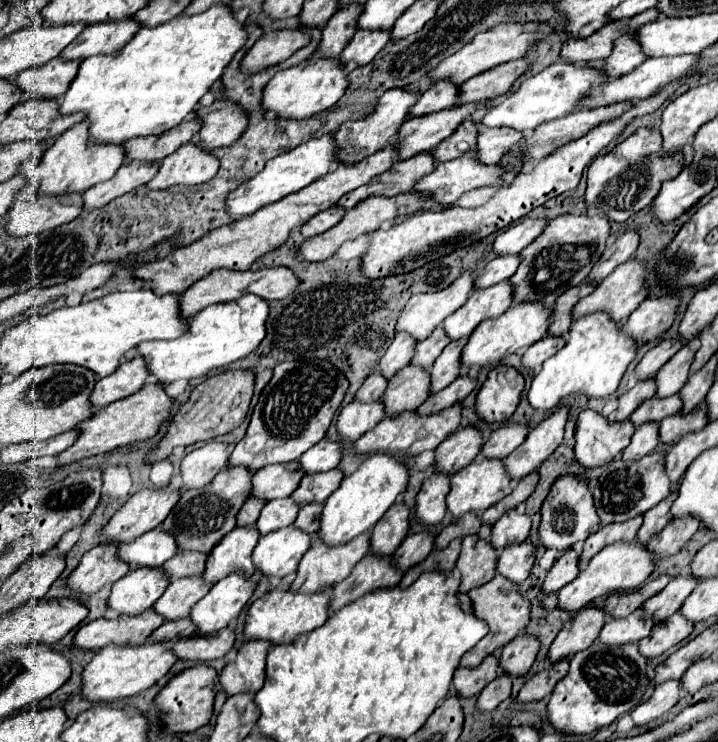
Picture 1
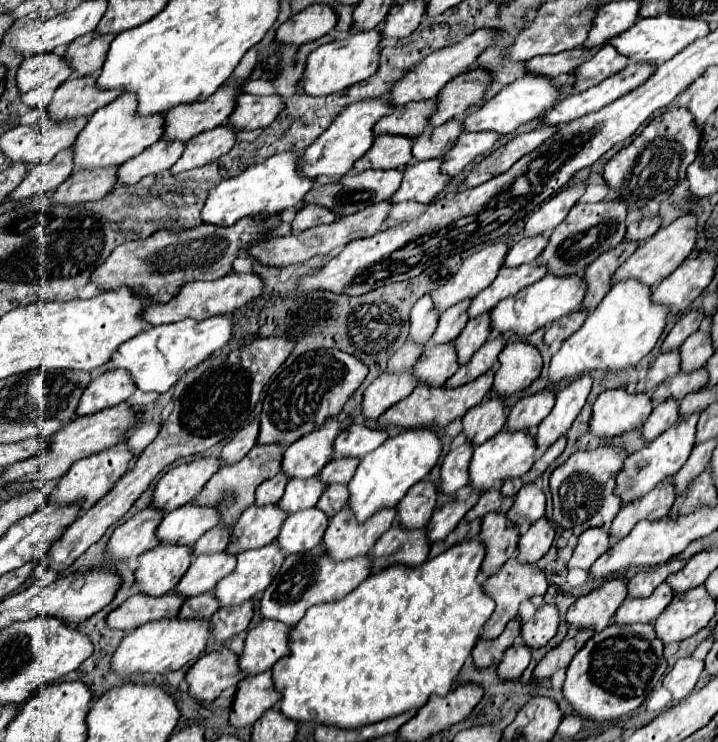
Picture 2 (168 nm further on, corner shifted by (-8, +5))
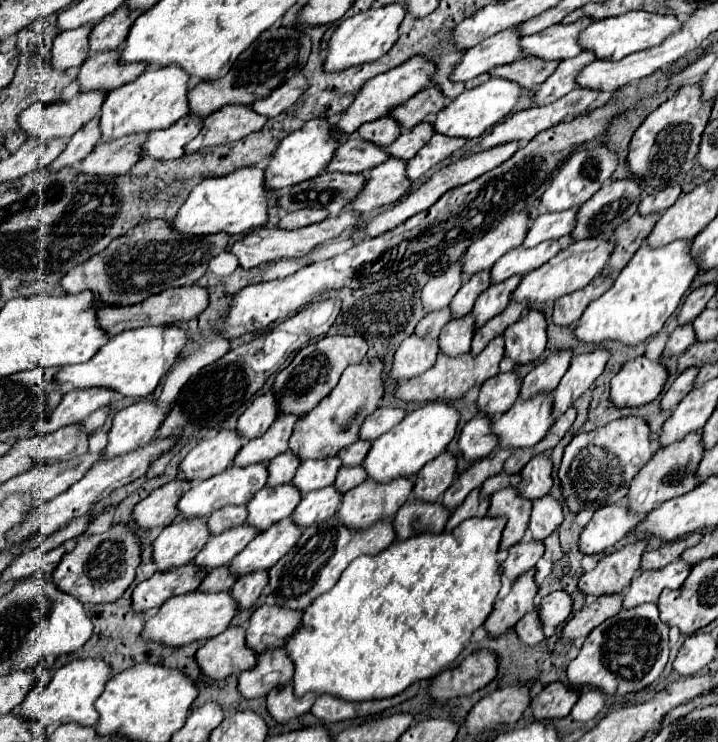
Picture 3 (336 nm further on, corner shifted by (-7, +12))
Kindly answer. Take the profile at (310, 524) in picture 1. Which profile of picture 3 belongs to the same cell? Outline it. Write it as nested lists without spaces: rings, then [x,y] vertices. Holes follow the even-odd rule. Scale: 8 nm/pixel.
[[[355,466],[355,468],[341,468],[341,470],[337,472],[337,480],[335,480],[333,486],[335,486],[341,494],[345,494],[345,492],[349,492],[351,488],[359,486],[361,482],[365,482],[363,468],[361,468],[361,466]]]

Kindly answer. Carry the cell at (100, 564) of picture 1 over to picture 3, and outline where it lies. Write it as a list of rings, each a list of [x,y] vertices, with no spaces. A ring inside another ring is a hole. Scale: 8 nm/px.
[[[173,480],[155,492],[151,492],[145,500],[141,500],[133,508],[133,522],[139,530],[155,530],[155,528],[165,528],[169,526],[175,518],[175,504],[179,502],[179,496],[191,488],[189,482],[185,480]]]

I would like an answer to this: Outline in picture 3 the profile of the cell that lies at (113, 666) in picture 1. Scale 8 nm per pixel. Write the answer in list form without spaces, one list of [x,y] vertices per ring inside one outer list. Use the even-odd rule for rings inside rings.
[[[189,592],[183,596],[175,596],[169,598],[153,618],[149,618],[143,626],[141,638],[147,642],[155,642],[155,644],[163,644],[165,648],[181,648],[187,646],[191,642],[207,642],[209,638],[221,634],[233,614],[235,614],[235,602],[231,600],[229,592]]]

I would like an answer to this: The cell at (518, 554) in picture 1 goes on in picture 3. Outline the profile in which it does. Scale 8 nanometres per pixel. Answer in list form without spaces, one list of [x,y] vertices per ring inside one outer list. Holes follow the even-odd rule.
[[[547,494],[533,502],[533,512],[529,520],[529,530],[533,540],[539,542],[545,540],[561,522],[563,522],[563,512],[561,512],[561,504],[555,498]]]

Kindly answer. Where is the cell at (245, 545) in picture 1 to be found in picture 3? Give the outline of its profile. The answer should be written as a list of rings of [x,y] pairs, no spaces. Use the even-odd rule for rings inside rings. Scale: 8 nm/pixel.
[[[283,484],[279,488],[261,488],[249,502],[247,502],[247,526],[265,532],[279,520],[293,514],[295,506],[299,504],[301,494],[293,484]]]

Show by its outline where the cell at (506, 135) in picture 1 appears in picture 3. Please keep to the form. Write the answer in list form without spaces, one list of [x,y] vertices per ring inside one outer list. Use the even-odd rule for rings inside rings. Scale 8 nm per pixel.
[[[435,134],[431,138],[431,142],[427,146],[423,146],[417,156],[407,164],[407,176],[411,180],[417,180],[421,176],[425,176],[433,166],[437,166],[439,162],[447,160],[451,154],[455,154],[457,150],[461,150],[465,146],[467,138],[451,138],[451,136],[443,136],[443,134]]]

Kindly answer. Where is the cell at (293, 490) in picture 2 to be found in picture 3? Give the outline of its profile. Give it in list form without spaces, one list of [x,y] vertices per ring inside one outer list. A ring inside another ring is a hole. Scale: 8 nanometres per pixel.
[[[337,456],[323,458],[323,460],[307,460],[299,464],[291,484],[299,488],[301,494],[307,494],[307,492],[331,486],[335,482],[335,474],[339,468],[341,468],[341,460]]]

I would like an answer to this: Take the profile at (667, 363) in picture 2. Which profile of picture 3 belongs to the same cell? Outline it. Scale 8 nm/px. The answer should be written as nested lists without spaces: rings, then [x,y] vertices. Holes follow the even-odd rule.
[[[691,324],[677,326],[677,328],[671,332],[671,336],[669,336],[667,344],[665,344],[663,356],[667,356],[667,358],[677,358],[677,356],[681,356],[687,348],[691,348],[693,344],[695,344],[695,332],[693,332]]]

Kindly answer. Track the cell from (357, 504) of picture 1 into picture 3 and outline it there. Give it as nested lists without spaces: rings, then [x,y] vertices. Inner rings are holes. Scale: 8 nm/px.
[[[429,402],[407,414],[397,426],[393,426],[389,432],[373,440],[371,450],[363,460],[367,480],[387,484],[397,478],[413,478],[427,462],[445,452],[447,444],[455,436],[457,420],[459,412],[445,402]]]

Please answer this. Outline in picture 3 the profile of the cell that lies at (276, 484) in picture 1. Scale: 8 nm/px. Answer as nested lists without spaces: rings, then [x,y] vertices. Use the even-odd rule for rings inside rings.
[[[377,362],[349,366],[341,374],[341,380],[333,388],[333,392],[327,398],[323,398],[307,416],[297,420],[293,428],[293,436],[289,440],[291,452],[295,452],[301,460],[319,460],[319,458],[337,456],[341,448],[353,444],[357,440],[359,424],[363,424],[363,420],[371,412],[375,412],[383,396],[383,374],[381,372],[383,372],[383,366]],[[375,376],[379,376],[379,384],[373,382],[371,386],[371,378]]]

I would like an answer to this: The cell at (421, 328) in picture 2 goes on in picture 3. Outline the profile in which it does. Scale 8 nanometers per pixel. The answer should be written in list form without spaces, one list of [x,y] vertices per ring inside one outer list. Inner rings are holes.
[[[455,262],[443,276],[435,276],[425,284],[421,290],[421,304],[425,312],[437,312],[445,306],[449,306],[451,298],[461,288],[461,272],[459,262]]]

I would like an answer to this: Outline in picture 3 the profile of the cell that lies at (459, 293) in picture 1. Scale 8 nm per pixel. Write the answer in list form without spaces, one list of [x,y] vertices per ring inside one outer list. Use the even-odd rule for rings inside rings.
[[[525,212],[509,214],[499,226],[489,230],[485,236],[477,238],[461,258],[463,282],[477,272],[491,270],[491,266],[503,254],[507,254],[511,248],[521,246],[523,236],[527,234],[527,228],[529,228],[527,220],[529,216]]]

